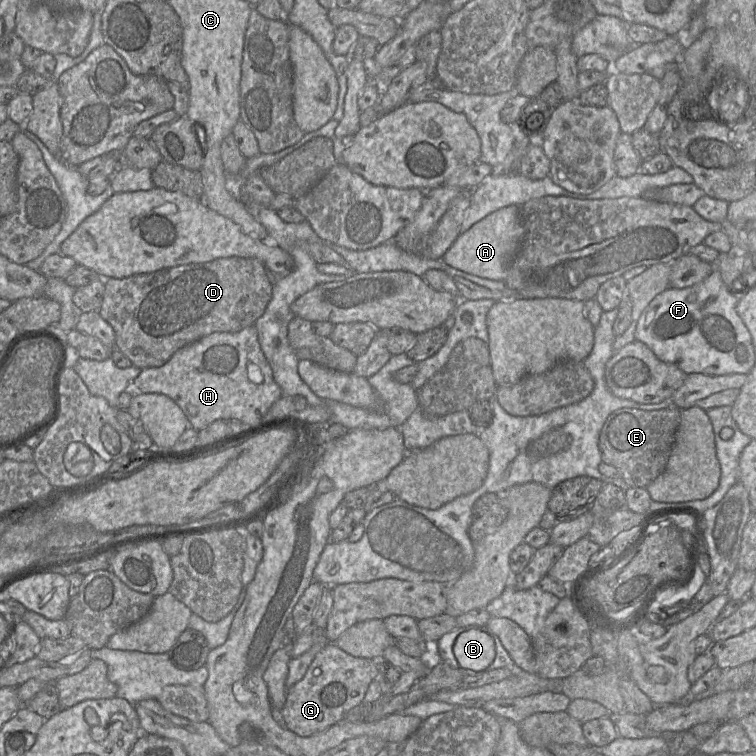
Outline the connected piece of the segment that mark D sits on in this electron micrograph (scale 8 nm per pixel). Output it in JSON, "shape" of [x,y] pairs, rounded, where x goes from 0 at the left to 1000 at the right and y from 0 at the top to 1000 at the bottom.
{"shape":[[[302,340],[265,349],[245,349],[202,361],[168,368],[142,368],[134,419],[152,439],[152,462],[187,488],[217,483],[231,466],[286,439],[316,439],[337,429],[360,393],[358,376],[349,351],[339,341]]]}

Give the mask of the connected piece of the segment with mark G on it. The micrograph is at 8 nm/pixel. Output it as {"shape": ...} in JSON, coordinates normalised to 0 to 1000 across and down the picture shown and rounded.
{"shape":[[[433,849],[418,865],[401,897],[381,910],[370,940],[373,959],[396,974],[410,974],[456,951],[460,942],[480,929],[488,905],[503,893],[500,874],[470,869]]]}

